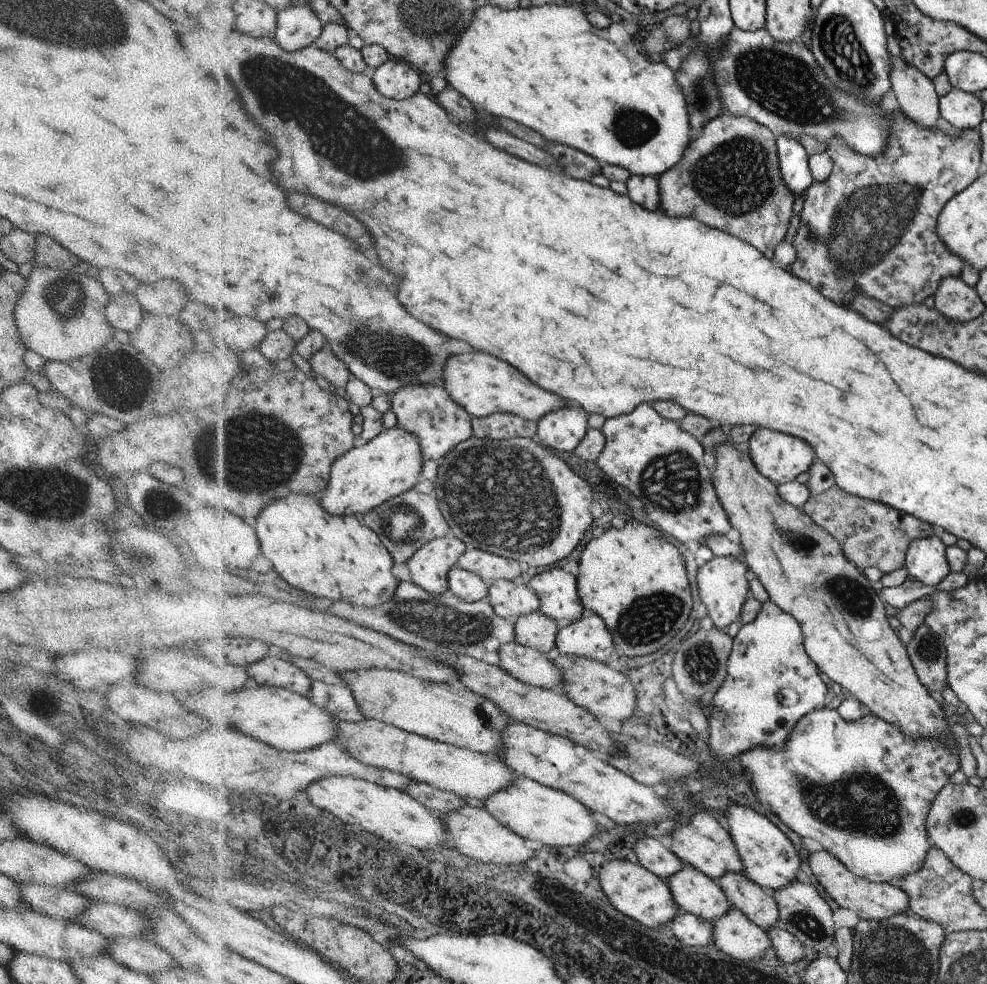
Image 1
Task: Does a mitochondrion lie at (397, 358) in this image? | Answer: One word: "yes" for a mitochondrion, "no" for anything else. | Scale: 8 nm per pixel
yes

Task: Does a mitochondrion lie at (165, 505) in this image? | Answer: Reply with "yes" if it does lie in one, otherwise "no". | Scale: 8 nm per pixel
yes

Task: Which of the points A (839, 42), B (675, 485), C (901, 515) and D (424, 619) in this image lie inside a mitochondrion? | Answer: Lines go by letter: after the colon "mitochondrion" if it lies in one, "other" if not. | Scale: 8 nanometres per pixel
A: mitochondrion
B: mitochondrion
C: other
D: mitochondrion

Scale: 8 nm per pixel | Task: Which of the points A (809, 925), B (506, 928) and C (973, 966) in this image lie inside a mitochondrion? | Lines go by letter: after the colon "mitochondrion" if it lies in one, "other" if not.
A: mitochondrion
B: other
C: mitochondrion

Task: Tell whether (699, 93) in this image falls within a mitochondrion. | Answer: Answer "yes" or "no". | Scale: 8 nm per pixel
yes

